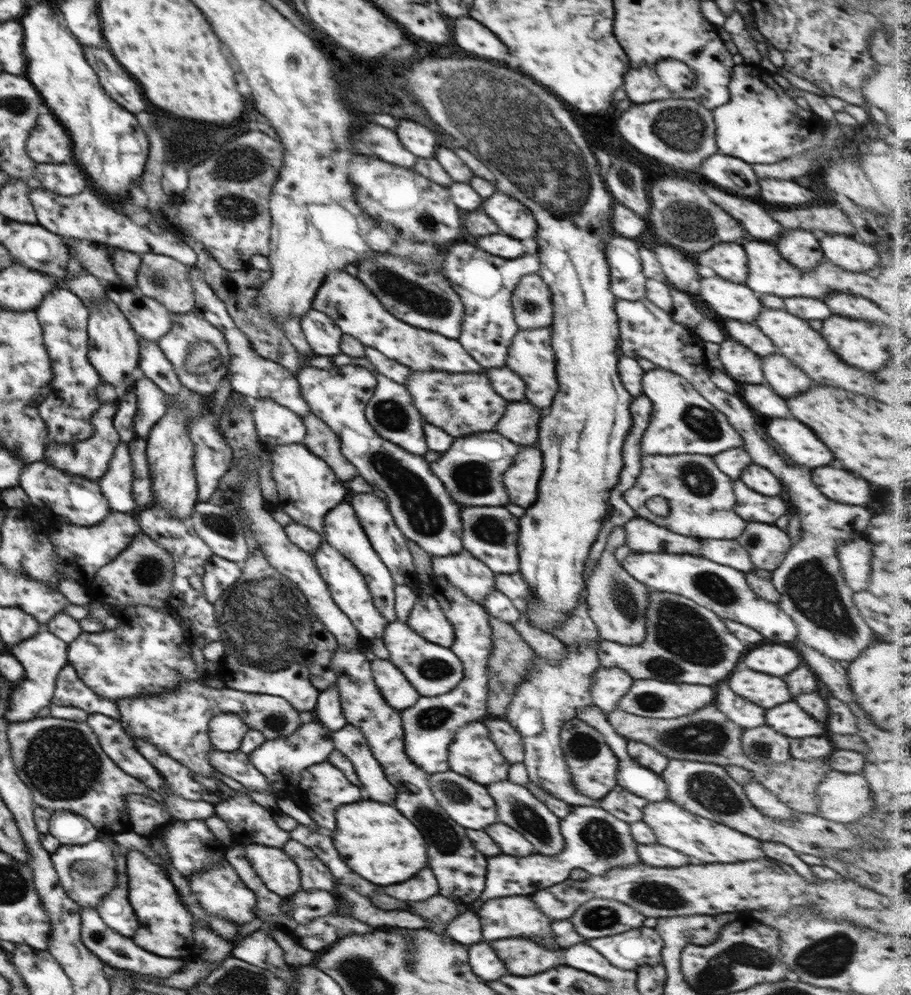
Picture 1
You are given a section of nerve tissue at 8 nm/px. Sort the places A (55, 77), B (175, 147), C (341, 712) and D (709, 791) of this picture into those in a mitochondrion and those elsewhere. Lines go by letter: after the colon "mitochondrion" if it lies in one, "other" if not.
A: other
B: other
C: other
D: mitochondrion

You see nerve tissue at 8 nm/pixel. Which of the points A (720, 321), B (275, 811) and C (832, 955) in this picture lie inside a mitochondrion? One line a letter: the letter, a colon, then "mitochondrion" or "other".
A: other
B: other
C: mitochondrion

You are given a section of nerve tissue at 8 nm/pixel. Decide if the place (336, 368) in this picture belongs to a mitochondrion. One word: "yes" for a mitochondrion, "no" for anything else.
no

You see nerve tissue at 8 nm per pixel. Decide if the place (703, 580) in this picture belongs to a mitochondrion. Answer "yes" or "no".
yes

